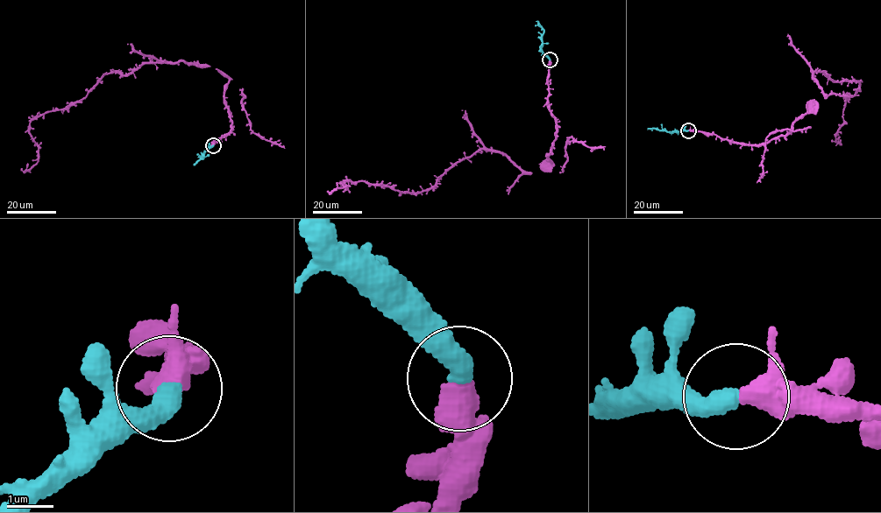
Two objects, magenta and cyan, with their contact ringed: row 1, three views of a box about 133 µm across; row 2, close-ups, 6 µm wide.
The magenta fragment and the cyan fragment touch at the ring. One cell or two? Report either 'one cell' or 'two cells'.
one cell

